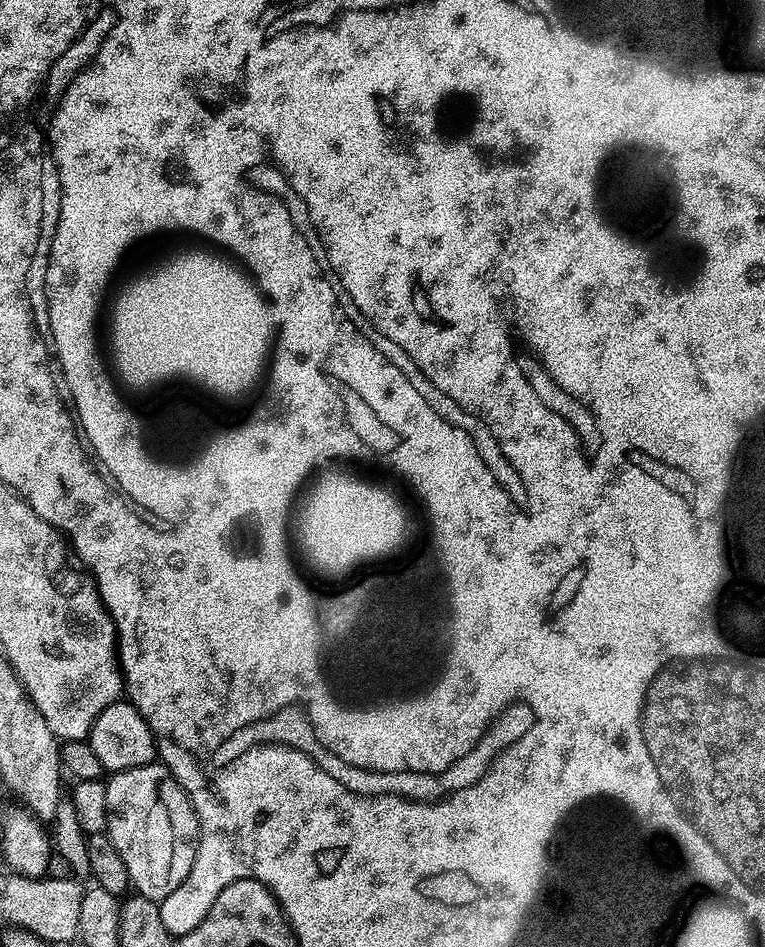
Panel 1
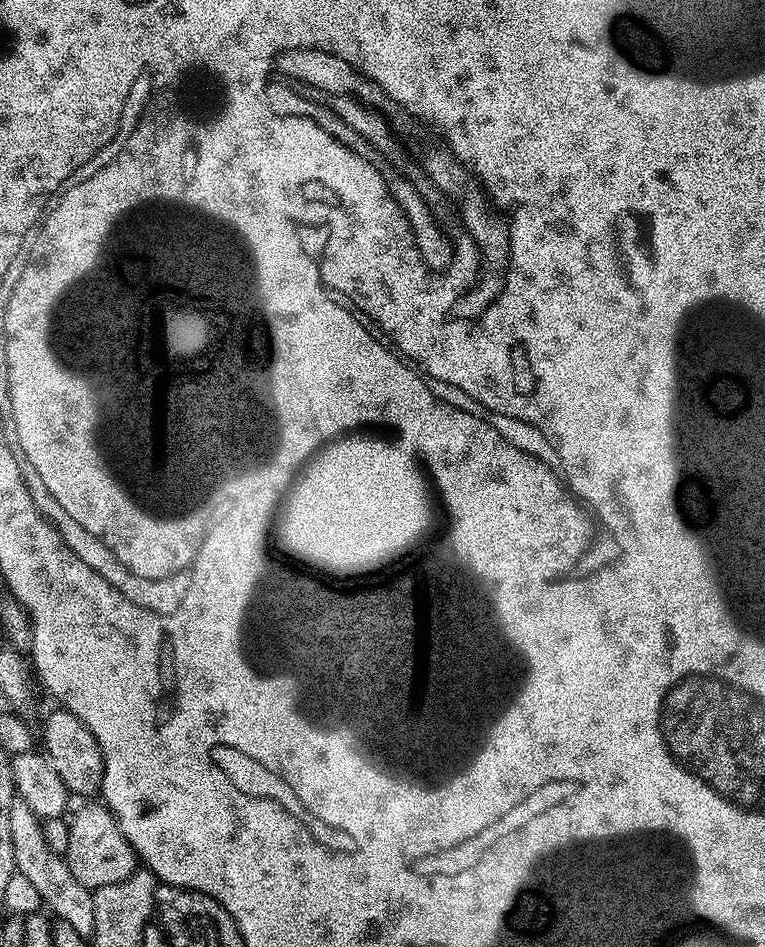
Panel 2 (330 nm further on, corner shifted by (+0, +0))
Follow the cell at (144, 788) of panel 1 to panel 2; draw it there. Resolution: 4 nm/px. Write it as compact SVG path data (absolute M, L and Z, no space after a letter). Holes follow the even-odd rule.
M100 802L81 804L84 805L76 813L75 811L71 813L68 825L70 846L66 859L70 874L82 887L89 890L122 882L138 868L138 857L135 850L130 846L130 842L126 842L109 808L105 808Z

